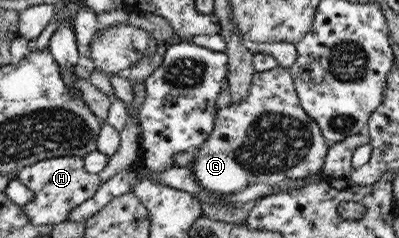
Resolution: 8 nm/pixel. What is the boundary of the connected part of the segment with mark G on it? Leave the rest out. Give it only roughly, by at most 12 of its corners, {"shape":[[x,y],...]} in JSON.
{"shape":[[288,68],[255,72],[188,162],[224,199],[321,169]]}

